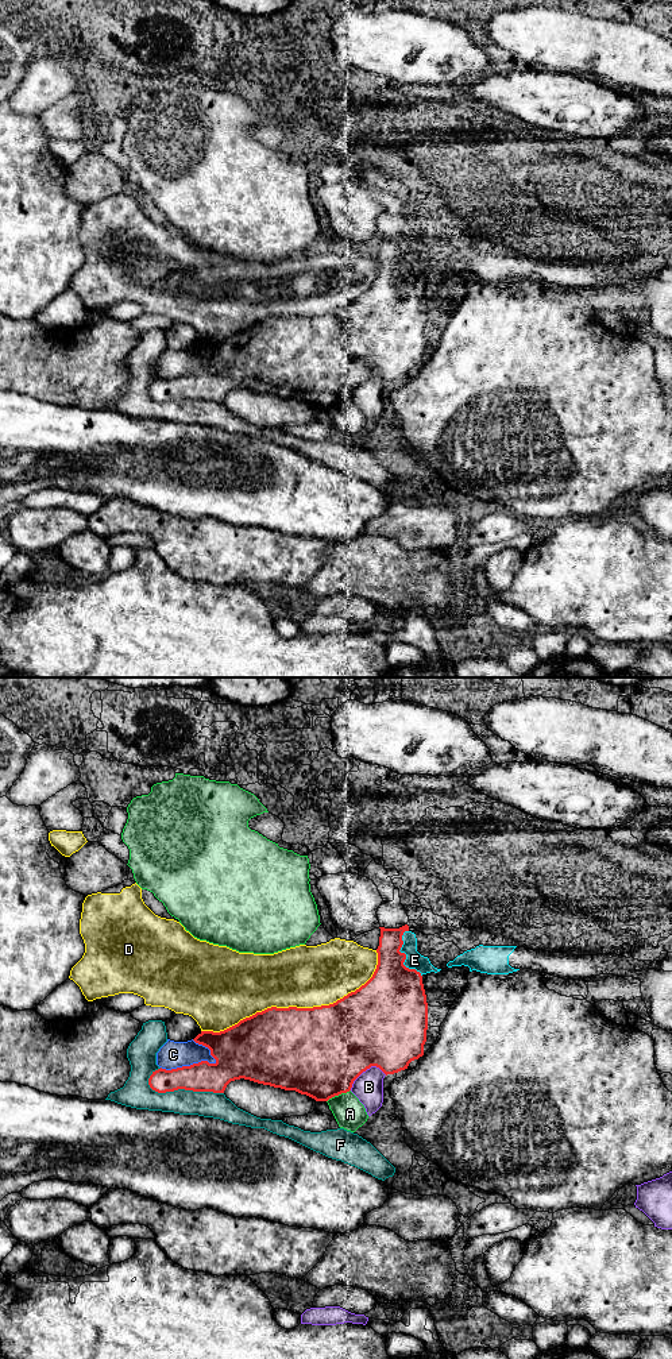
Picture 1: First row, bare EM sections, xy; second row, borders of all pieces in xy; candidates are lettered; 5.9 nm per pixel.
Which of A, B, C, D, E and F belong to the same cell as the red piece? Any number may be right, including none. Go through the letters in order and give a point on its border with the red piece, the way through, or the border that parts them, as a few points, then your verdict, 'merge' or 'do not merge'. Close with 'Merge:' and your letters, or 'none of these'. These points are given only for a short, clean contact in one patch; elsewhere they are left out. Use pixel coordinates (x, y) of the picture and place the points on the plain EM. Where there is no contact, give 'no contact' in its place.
A: meets red in xy at (338, 404); do not merge
B: meets red in xy at (366, 378); do not merge
C: meets red in xy at (188, 375); do not merge
D: meets red in xy at (296, 316); do not merge
E: meets red in xy at (405, 265); border along xy (405, 239), (400, 259), (404, 273), (421, 285); do not merge
F: meets red in xy at (182, 397); do not merge
Merge: none of these

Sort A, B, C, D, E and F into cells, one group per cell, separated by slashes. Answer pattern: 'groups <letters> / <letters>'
groups A / B / C / D E / F

